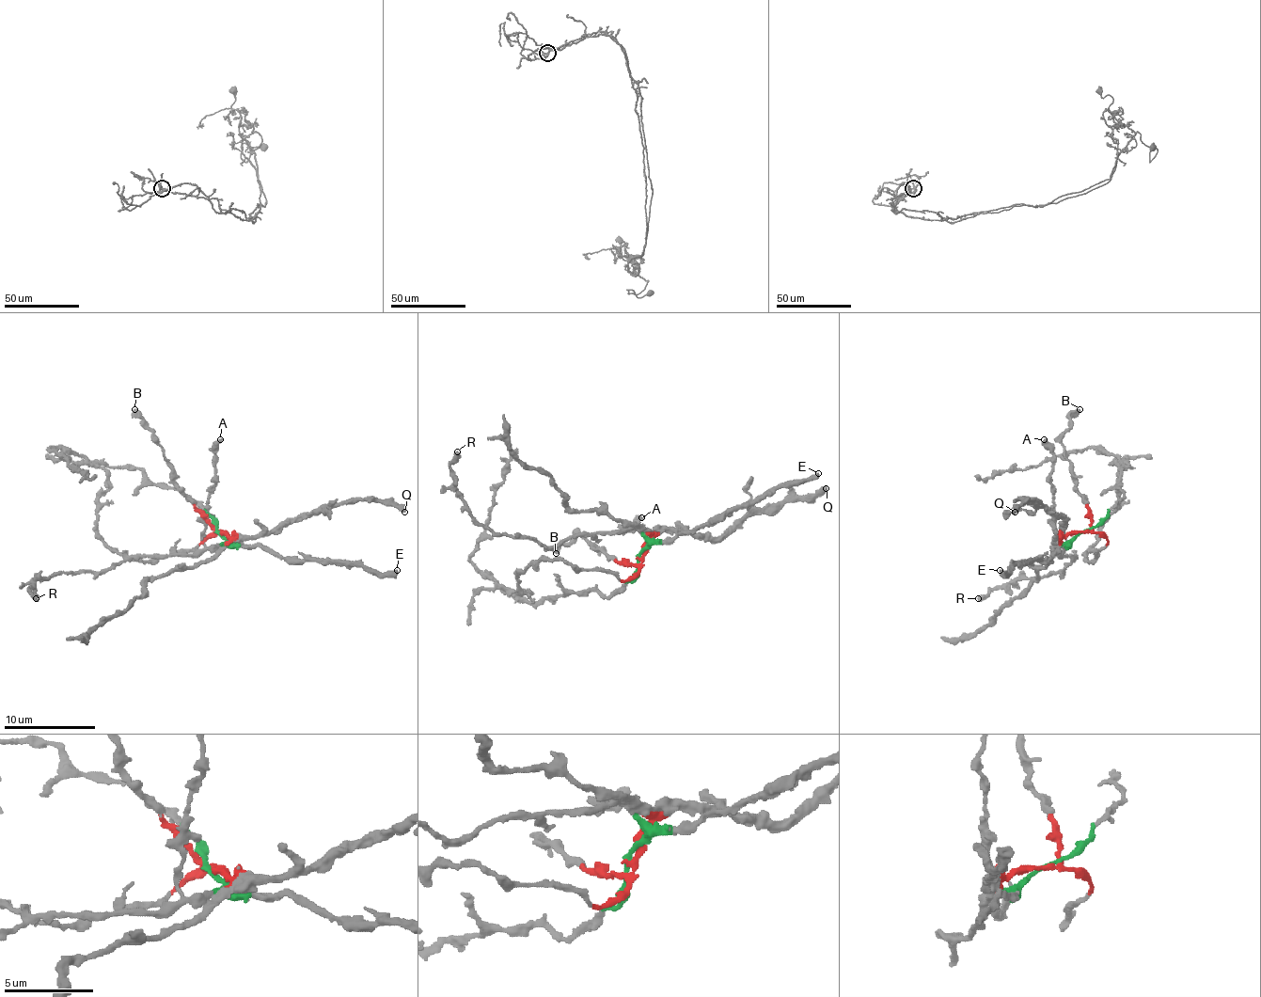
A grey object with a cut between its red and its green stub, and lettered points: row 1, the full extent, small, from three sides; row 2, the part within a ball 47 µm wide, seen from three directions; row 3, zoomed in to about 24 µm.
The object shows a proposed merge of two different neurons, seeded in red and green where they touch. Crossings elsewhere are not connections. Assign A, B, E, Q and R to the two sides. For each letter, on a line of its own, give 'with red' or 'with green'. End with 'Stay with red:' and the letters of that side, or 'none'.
A: with green
B: with red
E: with green
Q: with red
R: with green
Stay with red: B, Q

